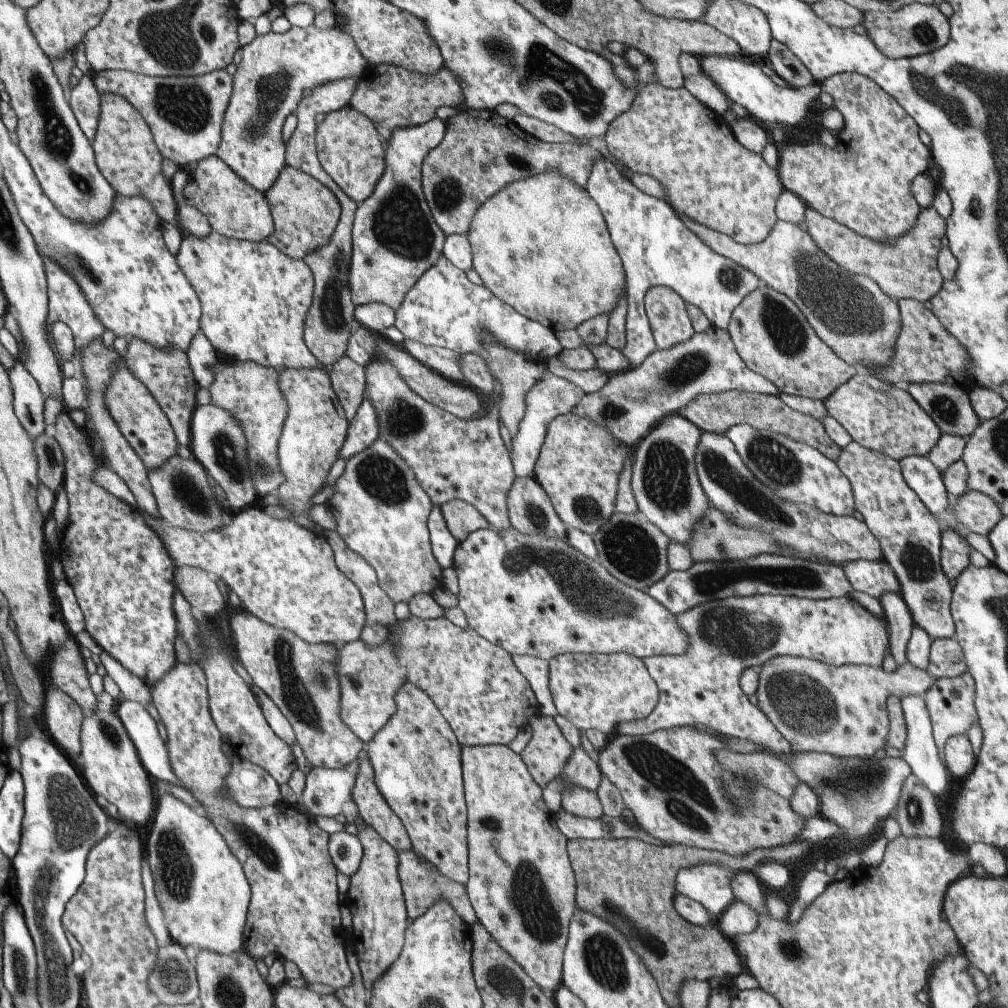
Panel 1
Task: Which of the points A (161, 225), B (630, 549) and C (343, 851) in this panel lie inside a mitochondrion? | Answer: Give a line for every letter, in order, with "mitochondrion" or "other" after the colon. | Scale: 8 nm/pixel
A: other
B: mitochondrion
C: mitochondrion

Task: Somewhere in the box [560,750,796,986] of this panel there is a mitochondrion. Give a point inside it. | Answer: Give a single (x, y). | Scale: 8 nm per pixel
(656, 946)

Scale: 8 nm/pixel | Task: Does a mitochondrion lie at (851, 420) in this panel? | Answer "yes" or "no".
no

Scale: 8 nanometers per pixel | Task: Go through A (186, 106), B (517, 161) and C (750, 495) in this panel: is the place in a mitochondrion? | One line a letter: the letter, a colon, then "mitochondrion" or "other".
A: mitochondrion
B: mitochondrion
C: mitochondrion

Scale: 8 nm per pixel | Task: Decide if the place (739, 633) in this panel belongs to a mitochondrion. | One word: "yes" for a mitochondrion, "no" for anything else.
yes

